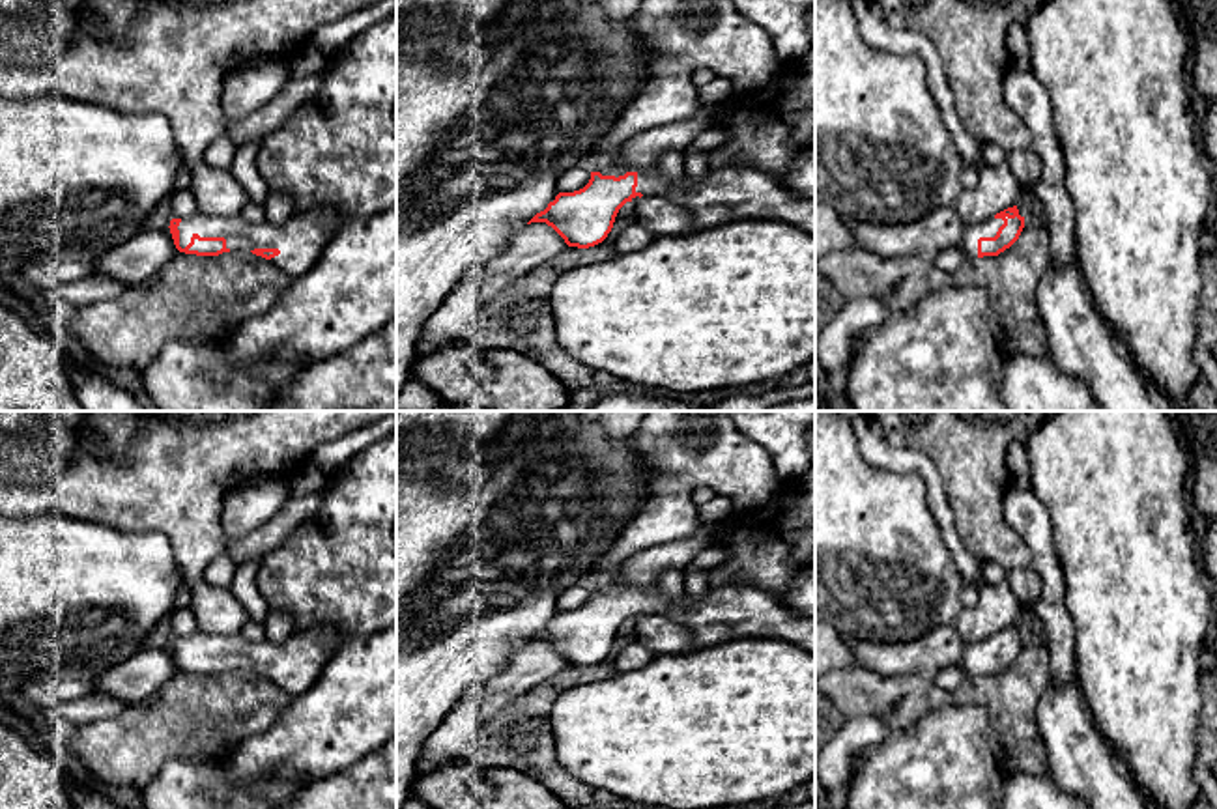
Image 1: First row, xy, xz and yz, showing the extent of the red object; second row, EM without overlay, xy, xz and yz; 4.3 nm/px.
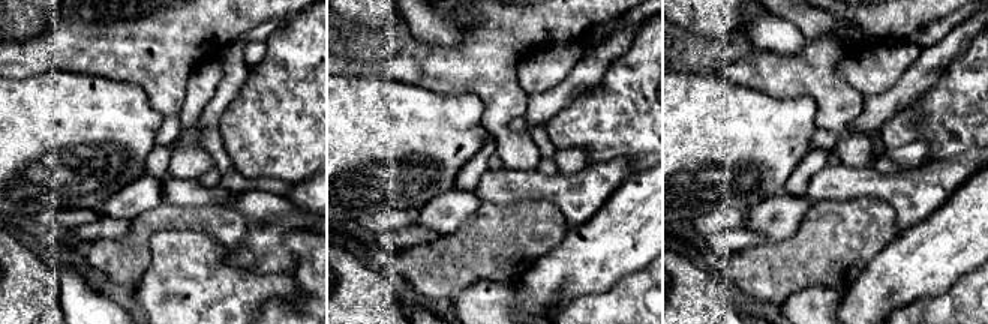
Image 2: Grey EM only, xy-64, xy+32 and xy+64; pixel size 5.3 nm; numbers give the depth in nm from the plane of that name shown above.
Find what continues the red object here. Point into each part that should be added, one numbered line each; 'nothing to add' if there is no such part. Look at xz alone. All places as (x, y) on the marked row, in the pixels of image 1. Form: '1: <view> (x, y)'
1: xz (617, 169)

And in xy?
1: xy (301, 240)

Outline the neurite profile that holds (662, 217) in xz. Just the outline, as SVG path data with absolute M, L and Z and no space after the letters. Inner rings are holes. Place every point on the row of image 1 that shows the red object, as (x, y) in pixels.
M641 196L634 204L634 222L654 237L682 235L690 226L686 211L664 196Z

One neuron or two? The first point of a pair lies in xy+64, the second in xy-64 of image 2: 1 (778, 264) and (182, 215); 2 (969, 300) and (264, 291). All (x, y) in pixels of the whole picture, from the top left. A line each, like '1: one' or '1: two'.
1: one
2: two

